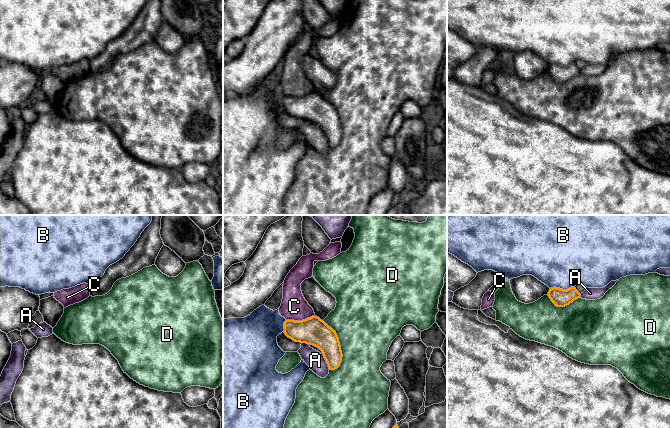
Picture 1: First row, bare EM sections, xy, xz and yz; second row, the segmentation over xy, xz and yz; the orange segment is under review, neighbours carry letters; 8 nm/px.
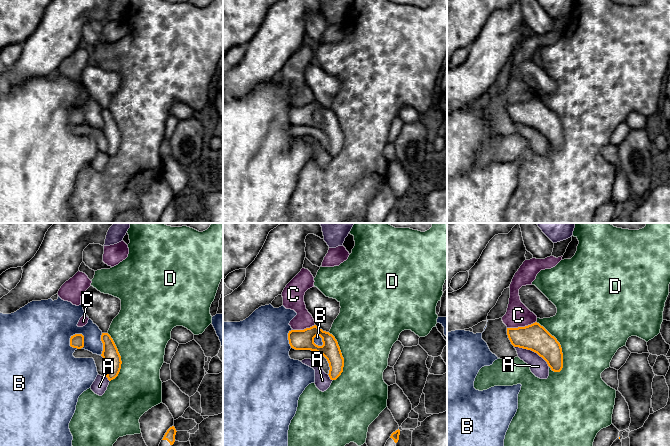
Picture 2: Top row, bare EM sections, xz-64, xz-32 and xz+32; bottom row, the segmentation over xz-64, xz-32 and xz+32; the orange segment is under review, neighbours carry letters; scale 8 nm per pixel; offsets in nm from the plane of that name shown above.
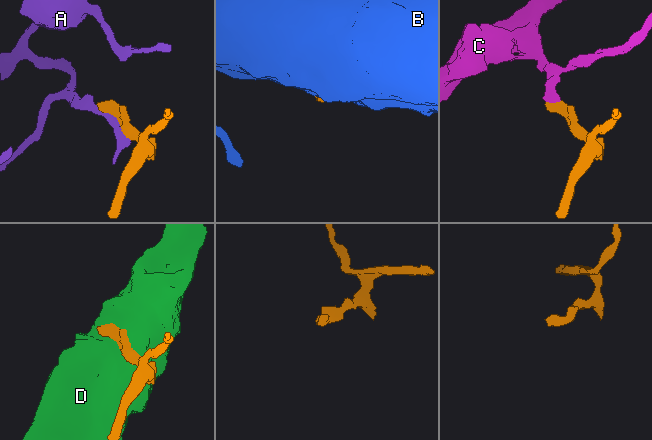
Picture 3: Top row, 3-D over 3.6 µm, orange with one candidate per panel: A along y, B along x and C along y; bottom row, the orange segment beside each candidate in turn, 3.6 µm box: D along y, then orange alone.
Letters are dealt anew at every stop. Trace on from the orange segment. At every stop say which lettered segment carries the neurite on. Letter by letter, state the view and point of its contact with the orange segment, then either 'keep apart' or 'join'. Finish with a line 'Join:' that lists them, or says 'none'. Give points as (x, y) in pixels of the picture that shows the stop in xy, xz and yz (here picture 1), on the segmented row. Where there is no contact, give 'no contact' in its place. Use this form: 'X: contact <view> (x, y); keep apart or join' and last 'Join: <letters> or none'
A: contact xz (326, 361); keep apart
B: contact yz (562, 289); keep apart
C: contact xz (300, 321); keep apart
D: contact xz (339, 345); keep apart
Join: none

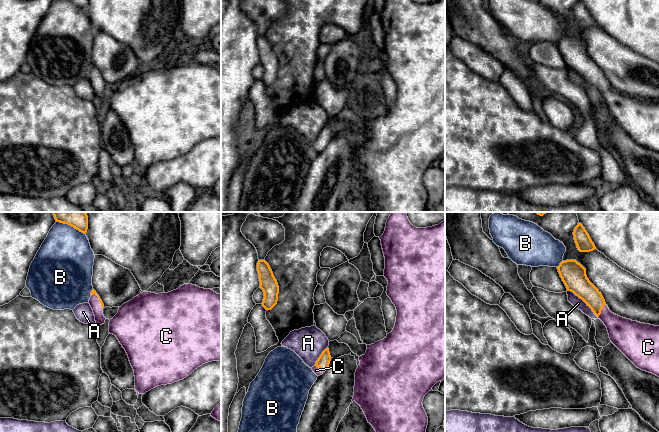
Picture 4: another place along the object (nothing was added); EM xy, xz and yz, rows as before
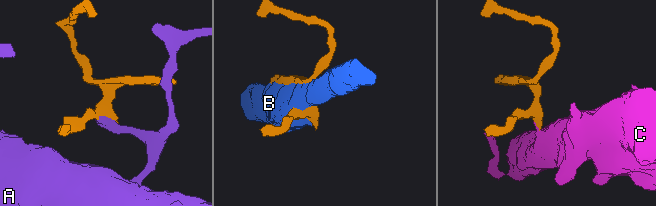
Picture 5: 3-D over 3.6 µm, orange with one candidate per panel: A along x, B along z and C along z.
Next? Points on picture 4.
A: contact yz (583, 300); keep apart
B: contact xy (71, 225); keep apart
C: contact yz (601, 309); join
Join: C

